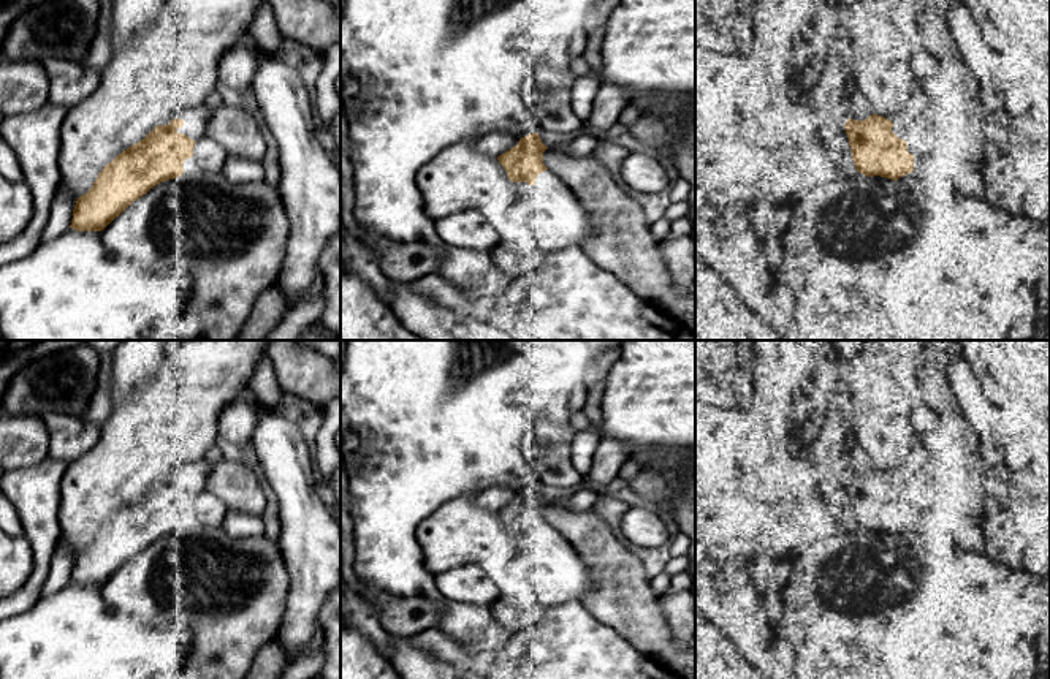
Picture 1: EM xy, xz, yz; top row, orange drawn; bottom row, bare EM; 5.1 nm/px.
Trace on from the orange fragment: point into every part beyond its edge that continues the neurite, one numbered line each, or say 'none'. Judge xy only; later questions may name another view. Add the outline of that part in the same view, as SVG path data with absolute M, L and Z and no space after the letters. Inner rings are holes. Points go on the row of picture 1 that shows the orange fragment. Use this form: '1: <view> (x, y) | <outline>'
1: xy (195, 119) | M204 103L176 112L171 120L182 119L184 125L177 128L177 133L187 135L193 141L200 141L203 136L206 136L207 120L212 111L214 108Z

